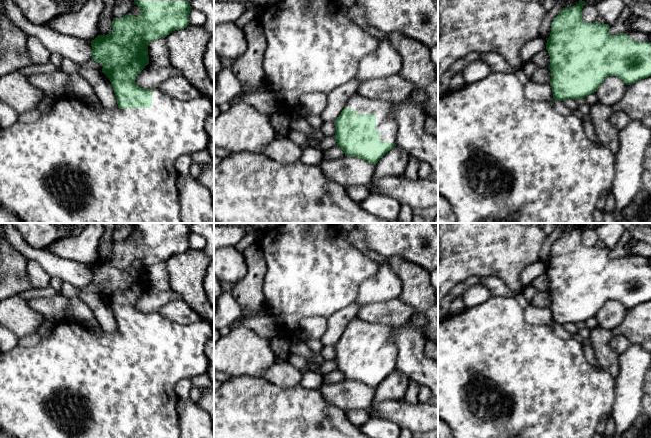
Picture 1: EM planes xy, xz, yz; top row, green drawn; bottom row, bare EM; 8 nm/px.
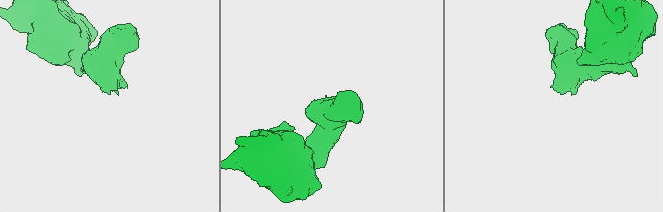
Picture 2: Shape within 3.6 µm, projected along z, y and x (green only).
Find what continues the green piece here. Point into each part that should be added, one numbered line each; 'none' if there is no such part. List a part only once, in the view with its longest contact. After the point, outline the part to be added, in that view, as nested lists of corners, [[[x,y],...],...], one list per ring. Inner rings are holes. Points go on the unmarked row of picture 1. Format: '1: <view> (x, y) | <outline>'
1: xz (386, 349) | [[[354,317],[346,326],[346,332],[354,333],[357,338],[375,338],[376,355],[380,357],[380,365],[396,368],[398,347],[393,341],[392,333],[396,326],[366,322]]]

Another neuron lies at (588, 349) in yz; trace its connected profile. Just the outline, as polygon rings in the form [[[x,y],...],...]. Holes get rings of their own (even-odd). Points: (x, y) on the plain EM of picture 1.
[[[583,345],[583,351],[585,353],[587,361],[591,365],[593,365],[593,366],[595,366],[597,368],[601,368],[598,361],[597,361],[597,359],[596,359],[596,357],[595,357],[592,345]]]

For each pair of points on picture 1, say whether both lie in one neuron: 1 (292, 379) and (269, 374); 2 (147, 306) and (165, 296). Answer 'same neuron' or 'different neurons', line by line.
1: same neuron
2: same neuron

